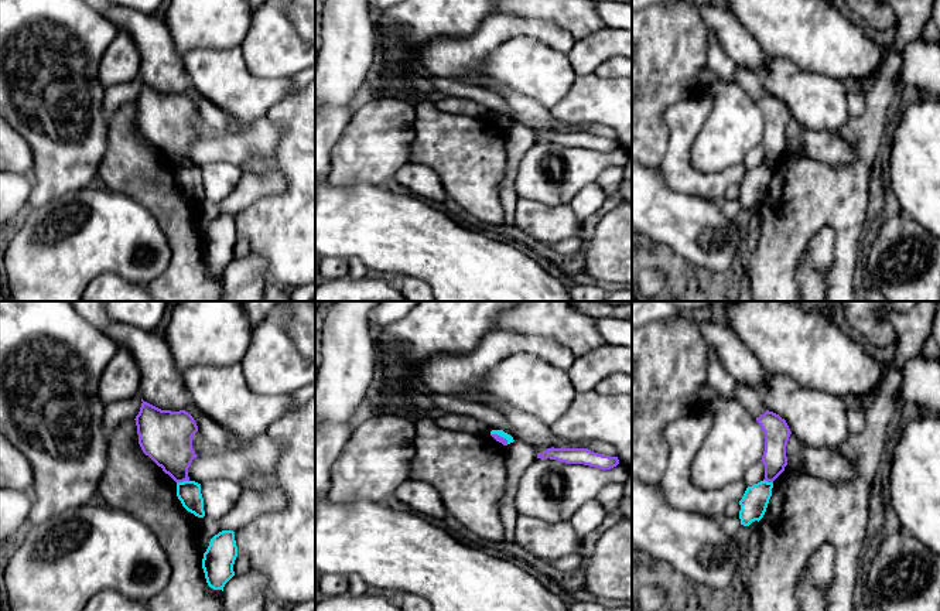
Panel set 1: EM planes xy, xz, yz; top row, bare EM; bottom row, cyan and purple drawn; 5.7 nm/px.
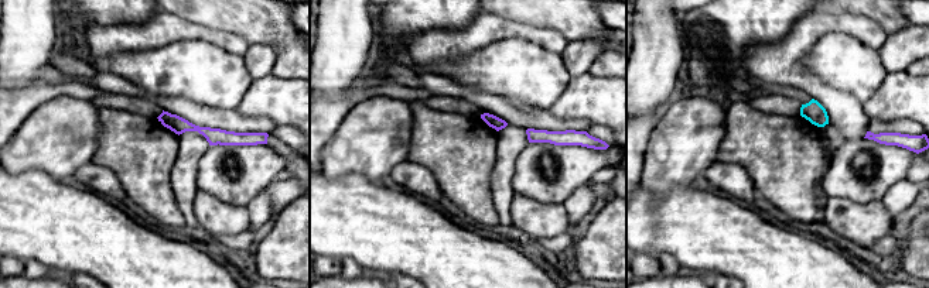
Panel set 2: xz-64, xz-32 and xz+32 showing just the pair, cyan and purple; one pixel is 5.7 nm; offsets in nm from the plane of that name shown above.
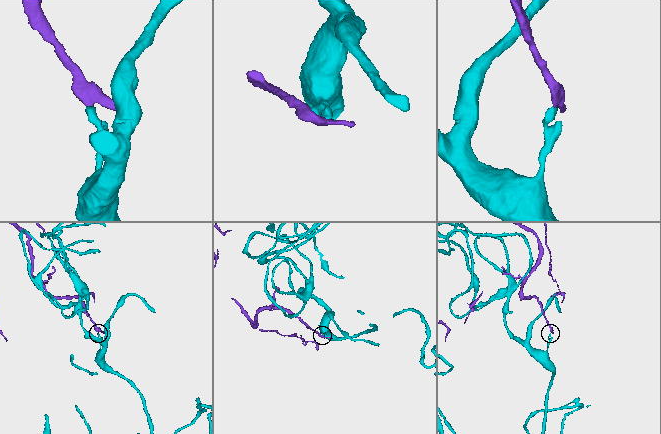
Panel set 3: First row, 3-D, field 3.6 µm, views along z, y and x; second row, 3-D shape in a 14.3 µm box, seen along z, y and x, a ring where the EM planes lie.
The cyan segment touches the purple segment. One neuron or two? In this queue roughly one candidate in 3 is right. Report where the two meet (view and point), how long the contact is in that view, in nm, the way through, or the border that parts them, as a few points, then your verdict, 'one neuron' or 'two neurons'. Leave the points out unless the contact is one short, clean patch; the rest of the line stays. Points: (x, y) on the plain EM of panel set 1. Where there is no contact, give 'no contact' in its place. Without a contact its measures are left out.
meets cyan in xy at (184, 164); contact 80 nm long; border along xy (188, 163), (177, 167); two neurons

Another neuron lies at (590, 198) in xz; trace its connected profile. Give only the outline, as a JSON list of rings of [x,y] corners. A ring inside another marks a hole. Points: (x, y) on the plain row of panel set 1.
[[[598,182],[584,187],[570,202],[577,219],[584,222],[588,216],[595,214],[606,198],[606,190]]]

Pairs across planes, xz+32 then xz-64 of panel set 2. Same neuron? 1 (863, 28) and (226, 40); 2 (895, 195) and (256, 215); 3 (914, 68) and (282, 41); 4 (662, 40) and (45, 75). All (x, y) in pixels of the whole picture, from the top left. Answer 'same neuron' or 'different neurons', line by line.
1: same neuron
2: same neuron
3: same neuron
4: different neurons

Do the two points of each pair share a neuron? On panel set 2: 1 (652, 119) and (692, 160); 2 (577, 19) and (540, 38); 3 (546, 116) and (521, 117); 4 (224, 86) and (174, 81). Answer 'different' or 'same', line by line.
1: different
2: different
3: same
4: same

